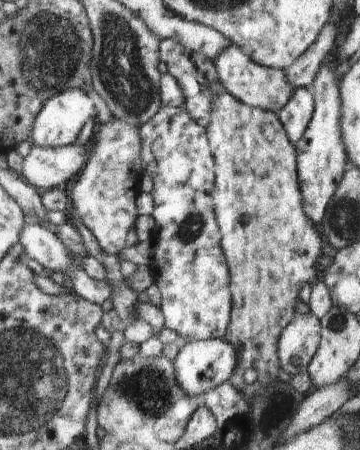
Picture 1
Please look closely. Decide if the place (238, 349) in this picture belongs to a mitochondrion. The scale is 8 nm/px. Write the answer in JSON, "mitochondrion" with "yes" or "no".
{"mitochondrion":"no"}

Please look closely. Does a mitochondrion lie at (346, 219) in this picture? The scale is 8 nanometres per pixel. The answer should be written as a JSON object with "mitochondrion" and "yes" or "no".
{"mitochondrion":"yes"}

